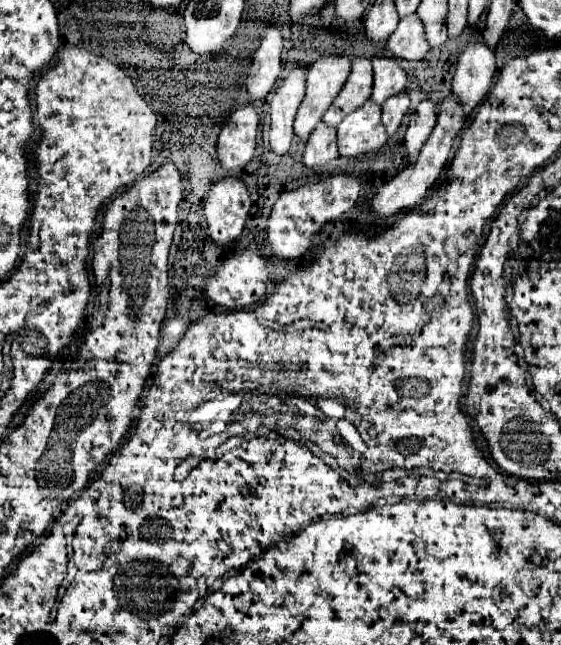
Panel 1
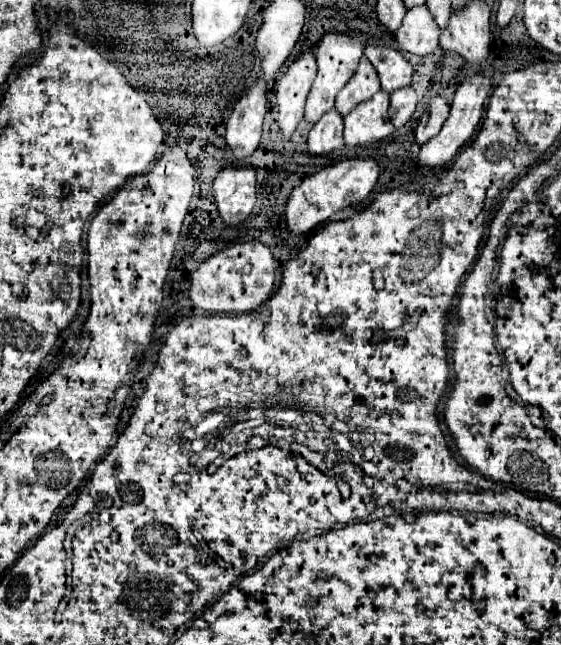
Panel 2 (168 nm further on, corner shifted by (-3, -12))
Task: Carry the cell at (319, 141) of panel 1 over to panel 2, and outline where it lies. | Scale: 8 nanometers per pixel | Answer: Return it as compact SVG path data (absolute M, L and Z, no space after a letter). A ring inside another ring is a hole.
M332 108L330 112L326 112L326 116L322 116L322 120L318 120L318 124L312 126L308 134L308 152L326 154L342 146L342 116L338 116L338 112L334 112Z

